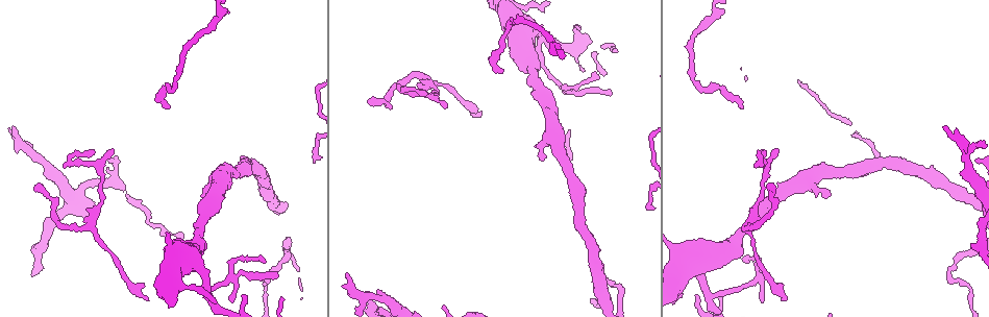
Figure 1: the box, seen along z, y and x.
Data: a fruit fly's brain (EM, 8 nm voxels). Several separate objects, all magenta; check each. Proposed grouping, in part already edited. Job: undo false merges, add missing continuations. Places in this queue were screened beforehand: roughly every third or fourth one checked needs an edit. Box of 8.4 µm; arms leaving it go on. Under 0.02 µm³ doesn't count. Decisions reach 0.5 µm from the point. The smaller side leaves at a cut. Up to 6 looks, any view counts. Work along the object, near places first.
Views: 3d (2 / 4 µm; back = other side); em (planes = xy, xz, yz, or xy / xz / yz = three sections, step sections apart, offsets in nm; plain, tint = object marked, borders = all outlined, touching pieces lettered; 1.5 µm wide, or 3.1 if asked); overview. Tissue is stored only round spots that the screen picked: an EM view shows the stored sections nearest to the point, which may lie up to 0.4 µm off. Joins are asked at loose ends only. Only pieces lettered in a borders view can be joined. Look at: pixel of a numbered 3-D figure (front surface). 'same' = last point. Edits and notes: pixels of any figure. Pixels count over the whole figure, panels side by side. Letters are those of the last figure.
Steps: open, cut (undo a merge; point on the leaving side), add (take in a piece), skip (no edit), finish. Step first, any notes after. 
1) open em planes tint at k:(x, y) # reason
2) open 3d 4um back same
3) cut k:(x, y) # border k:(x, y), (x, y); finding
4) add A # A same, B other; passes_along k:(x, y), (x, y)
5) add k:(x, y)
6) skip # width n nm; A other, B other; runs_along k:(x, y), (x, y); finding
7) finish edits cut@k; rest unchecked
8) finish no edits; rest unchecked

open em planes borders at 1:(169, 107) # branch stops here

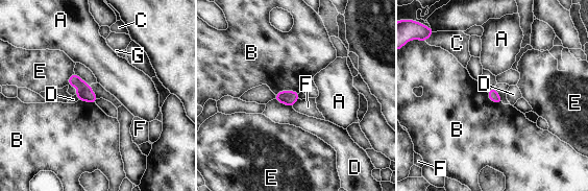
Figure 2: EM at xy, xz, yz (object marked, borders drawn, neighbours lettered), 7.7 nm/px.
skip # A other, B other, C other, D other, E other, F other, G other; none of them fits

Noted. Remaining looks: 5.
open em planes tint at 1:(274, 274) # tapers out

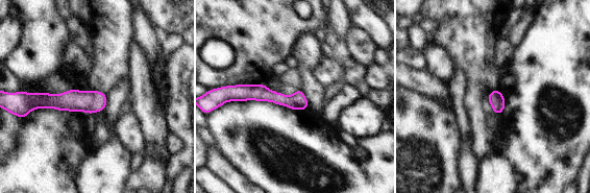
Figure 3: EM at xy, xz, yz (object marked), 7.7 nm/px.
open em planes borders same # what lies round it

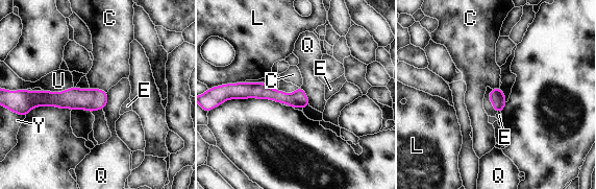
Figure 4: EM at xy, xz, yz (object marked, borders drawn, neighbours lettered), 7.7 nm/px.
skip # longest_contact U 240 nm; C other, E other, L other, Q other, U other, Y other; border 4:(90, 87), (106, 92); no lettered piece goes on from it

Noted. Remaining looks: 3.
open em planes borders at 1:(581, 28) # branch stops here

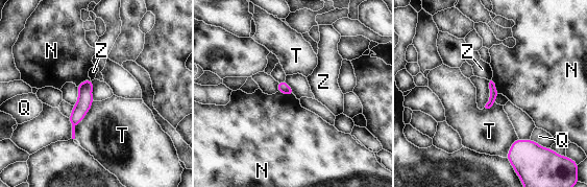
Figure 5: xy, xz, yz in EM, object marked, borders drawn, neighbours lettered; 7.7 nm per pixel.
skip # N other, Q other, T other, Z other; runs_along 5:(89, 83), (74, 122); none of them fits

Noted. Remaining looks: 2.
finish no edits; rest unchecked

